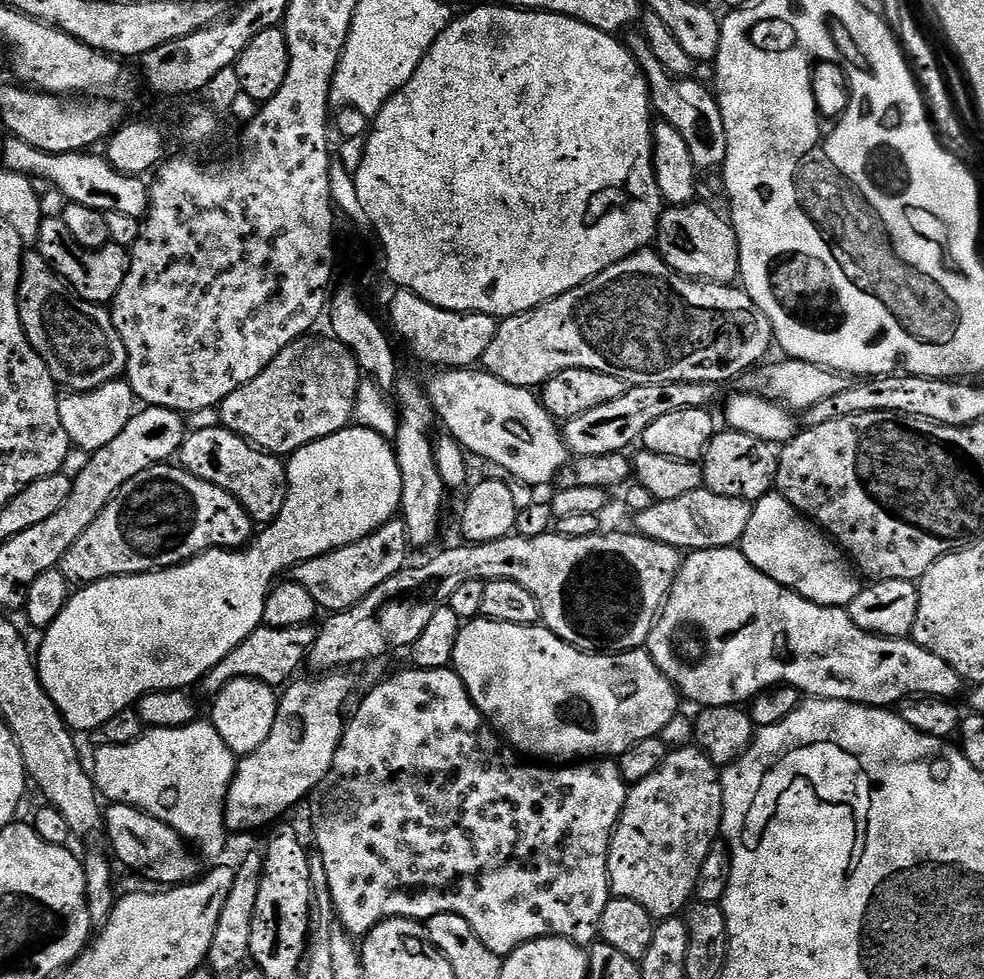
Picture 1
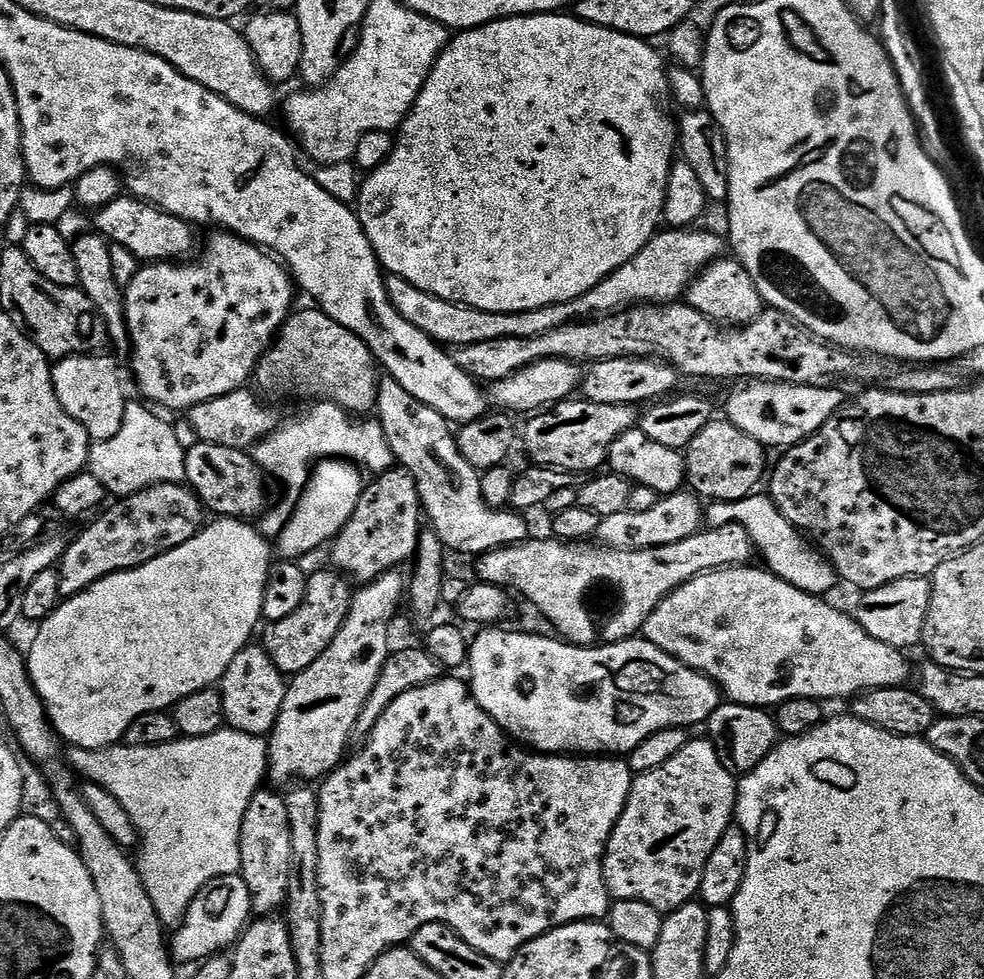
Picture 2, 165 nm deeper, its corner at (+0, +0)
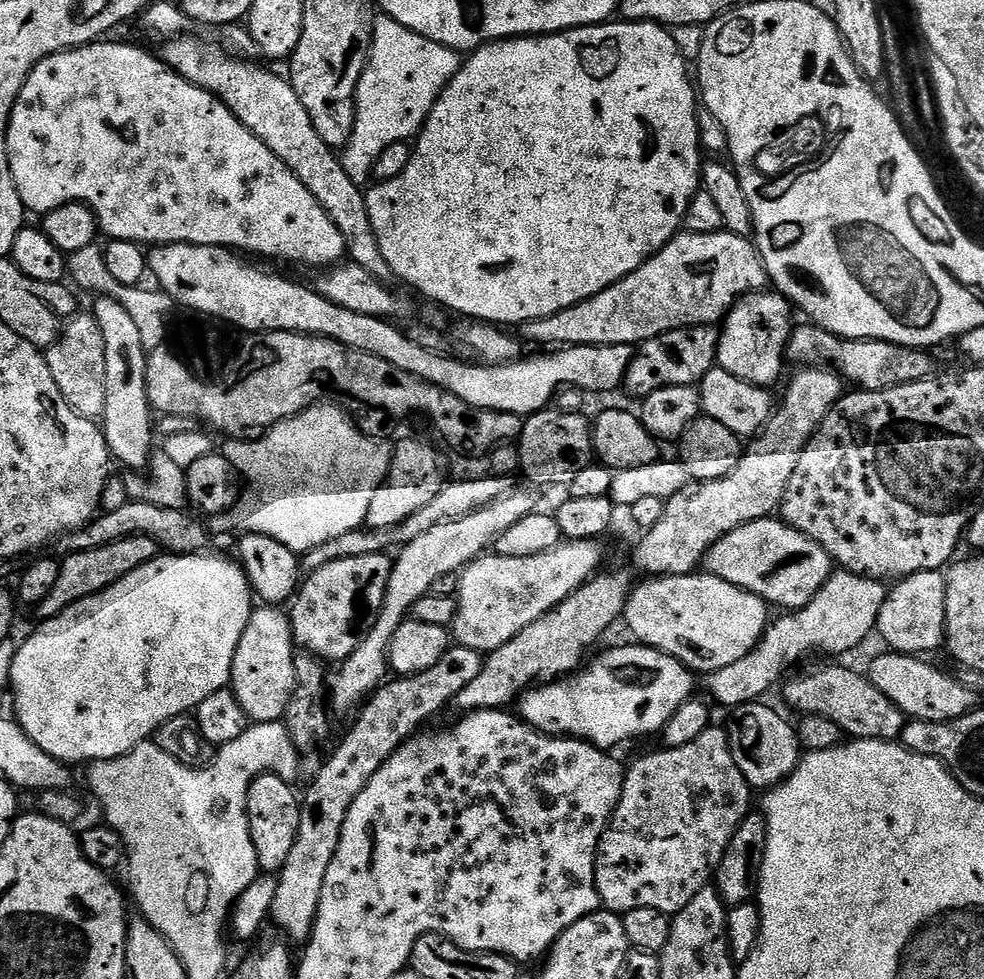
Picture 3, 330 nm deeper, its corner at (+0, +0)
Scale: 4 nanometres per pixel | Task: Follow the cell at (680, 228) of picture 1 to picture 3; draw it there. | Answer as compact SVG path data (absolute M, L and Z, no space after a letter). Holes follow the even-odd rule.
M772 290L749 292L747 296L741 296L728 309L719 329L717 365L744 382L771 389L772 383L783 374L786 365L788 339L794 327L792 312L793 305L789 304L787 298Z

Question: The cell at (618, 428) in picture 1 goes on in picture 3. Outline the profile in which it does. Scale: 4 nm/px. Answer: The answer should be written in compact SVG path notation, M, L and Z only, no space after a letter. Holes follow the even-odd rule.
M545 410L535 412L533 416L524 420L524 429L520 431L518 441L518 451L520 453L519 471L524 472L528 480L533 480L536 484L560 484L566 486L593 459L592 450L592 424L580 412L552 412Z

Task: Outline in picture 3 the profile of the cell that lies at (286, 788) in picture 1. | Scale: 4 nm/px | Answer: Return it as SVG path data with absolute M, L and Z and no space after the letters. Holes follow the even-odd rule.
M517 490L506 494L506 498L498 498L498 502L474 514L466 514L466 518L458 518L458 522L446 522L446 526L434 526L427 534L414 538L414 542L399 549L386 586L384 605L374 626L365 631L364 639L356 647L354 654L350 654L350 658L339 665L337 668L340 669L331 677L331 711L336 713L348 712L351 708L359 709L364 701L385 683L390 672L388 647L394 638L394 630L398 630L398 626L409 619L414 602L418 602L418 598L427 596L432 591L434 582L438 582L438 578L459 573L472 561L485 555L495 545L499 536L518 522L522 522L522 518L533 515L537 508L536 500L530 493Z

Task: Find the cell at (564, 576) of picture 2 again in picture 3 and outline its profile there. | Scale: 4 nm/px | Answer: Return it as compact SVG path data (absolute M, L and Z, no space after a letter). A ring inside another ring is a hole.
M779 518L767 520L755 520L746 526L738 526L738 530L730 530L726 538L718 538L714 546L704 556L703 571L710 576L722 578L722 582L730 582L742 590L752 592L758 598L762 598L765 604L784 608L780 610L795 610L804 608L814 598L814 594L828 581L828 577L834 571L834 562L806 534L794 530L790 525Z

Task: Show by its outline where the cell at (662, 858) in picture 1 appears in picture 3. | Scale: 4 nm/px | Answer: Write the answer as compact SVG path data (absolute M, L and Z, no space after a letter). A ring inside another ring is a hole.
M709 726L686 746L652 752L625 771L622 798L596 851L596 889L607 911L623 914L650 906L650 910L675 914L698 890L713 883L722 854L726 854L726 846L730 846L742 818L748 816L748 803L754 796L742 770L738 770L738 762L734 762L734 754L730 754L727 731L716 727Z

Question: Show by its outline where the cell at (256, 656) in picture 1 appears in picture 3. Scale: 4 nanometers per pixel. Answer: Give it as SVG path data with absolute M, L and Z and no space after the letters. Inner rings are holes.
M379 552L378 554L365 554L362 558L338 558L338 562L326 562L322 570L307 573L290 604L293 645L307 655L316 656L325 662L348 660L350 654L354 654L354 650L364 639L366 629L374 626L382 610L393 563L391 555Z

